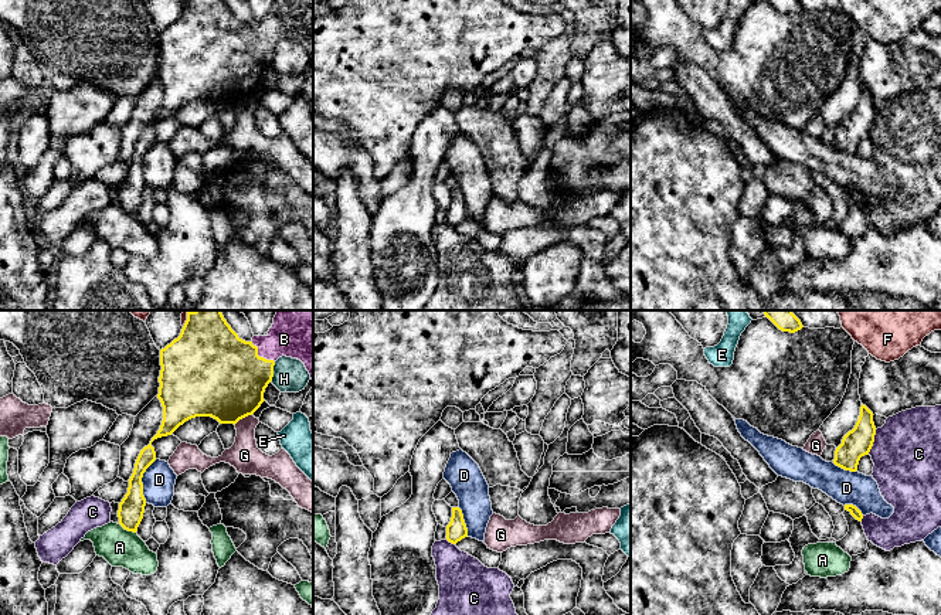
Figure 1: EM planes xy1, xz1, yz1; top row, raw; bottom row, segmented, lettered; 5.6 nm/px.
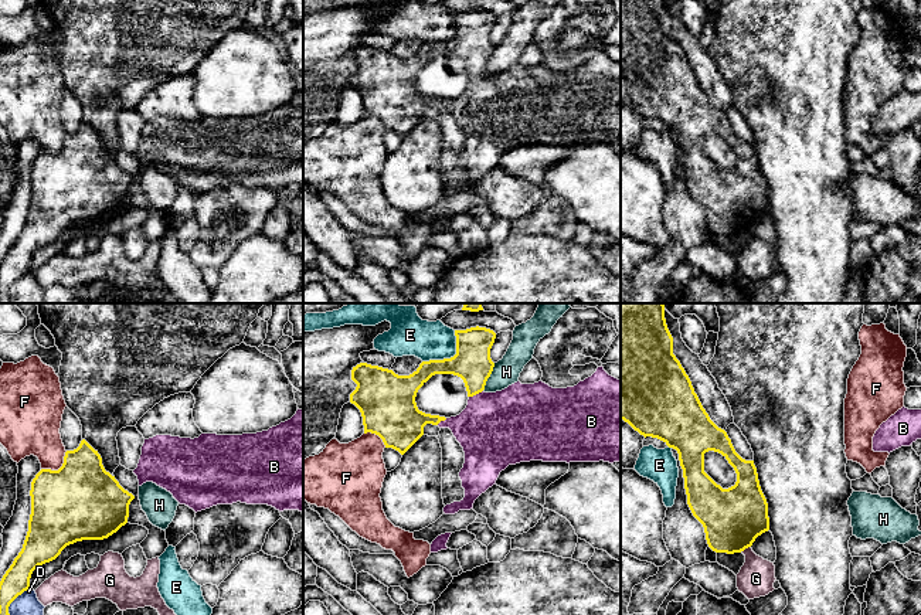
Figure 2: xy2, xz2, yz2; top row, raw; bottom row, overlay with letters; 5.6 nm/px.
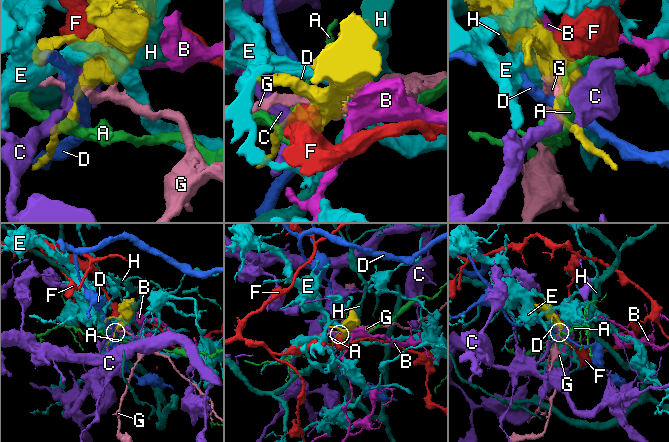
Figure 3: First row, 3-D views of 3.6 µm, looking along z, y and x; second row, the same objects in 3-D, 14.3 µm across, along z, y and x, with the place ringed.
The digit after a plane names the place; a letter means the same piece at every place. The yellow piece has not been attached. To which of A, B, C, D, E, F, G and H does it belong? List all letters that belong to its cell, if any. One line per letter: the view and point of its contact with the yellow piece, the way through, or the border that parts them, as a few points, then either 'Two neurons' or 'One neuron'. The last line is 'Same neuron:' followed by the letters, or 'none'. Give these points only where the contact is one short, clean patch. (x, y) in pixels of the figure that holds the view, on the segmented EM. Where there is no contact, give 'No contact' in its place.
A: Touches yellow at xy1 (128, 530). Boundary: xy1 (119, 523), (135, 533). Two neurons
B: Touches yellow at xy1 (258, 356). One neuron
C: Touches yellow at yz1 (873, 441). Two neurons
D: Touches yellow at xy1 (141, 481). Boundary: xy1 (156, 459), (142, 478), (145, 502). Two neurons
E: Touches yellow at xz2 (451, 357). Two neurons
F: Touches yellow at xy2 (60, 468). Boundary: xy2 (67, 451), (63, 464), (57, 469), (41, 469). Two neurons
G: Touches yellow at xy1 (243, 417). Boundary: xy1 (251, 414), (234, 424). Two neurons
H: Touches yellow at xz2 (489, 376). Two neurons
Same neuron: B

